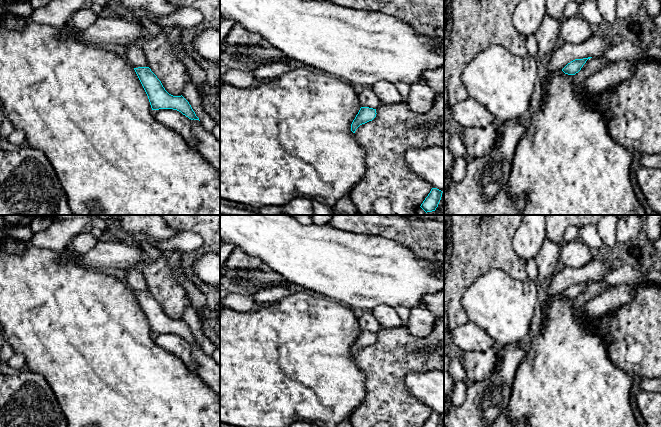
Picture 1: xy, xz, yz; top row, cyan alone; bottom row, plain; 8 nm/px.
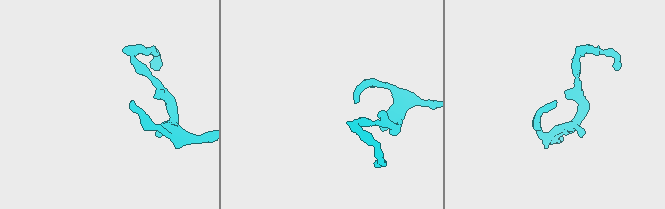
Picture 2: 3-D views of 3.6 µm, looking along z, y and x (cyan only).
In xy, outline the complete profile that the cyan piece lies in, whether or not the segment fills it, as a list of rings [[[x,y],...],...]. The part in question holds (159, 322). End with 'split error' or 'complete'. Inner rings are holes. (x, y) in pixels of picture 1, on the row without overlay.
[[[149,291],[134,292],[151,329],[152,334],[173,333],[191,344],[199,344],[189,326],[181,320],[169,318]]]; complete

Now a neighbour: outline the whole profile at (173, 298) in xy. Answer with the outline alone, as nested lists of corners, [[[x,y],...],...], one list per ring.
[[[164,256],[141,266],[148,291],[173,320],[181,320],[184,310],[192,307],[185,288],[172,276],[171,267]]]

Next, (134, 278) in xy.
[[[134,267],[123,273],[123,279],[134,292],[148,291],[141,267]]]

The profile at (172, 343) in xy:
[[[173,333],[153,334],[153,339],[159,347],[179,358],[189,370],[195,371],[196,363],[191,356],[191,343]]]

